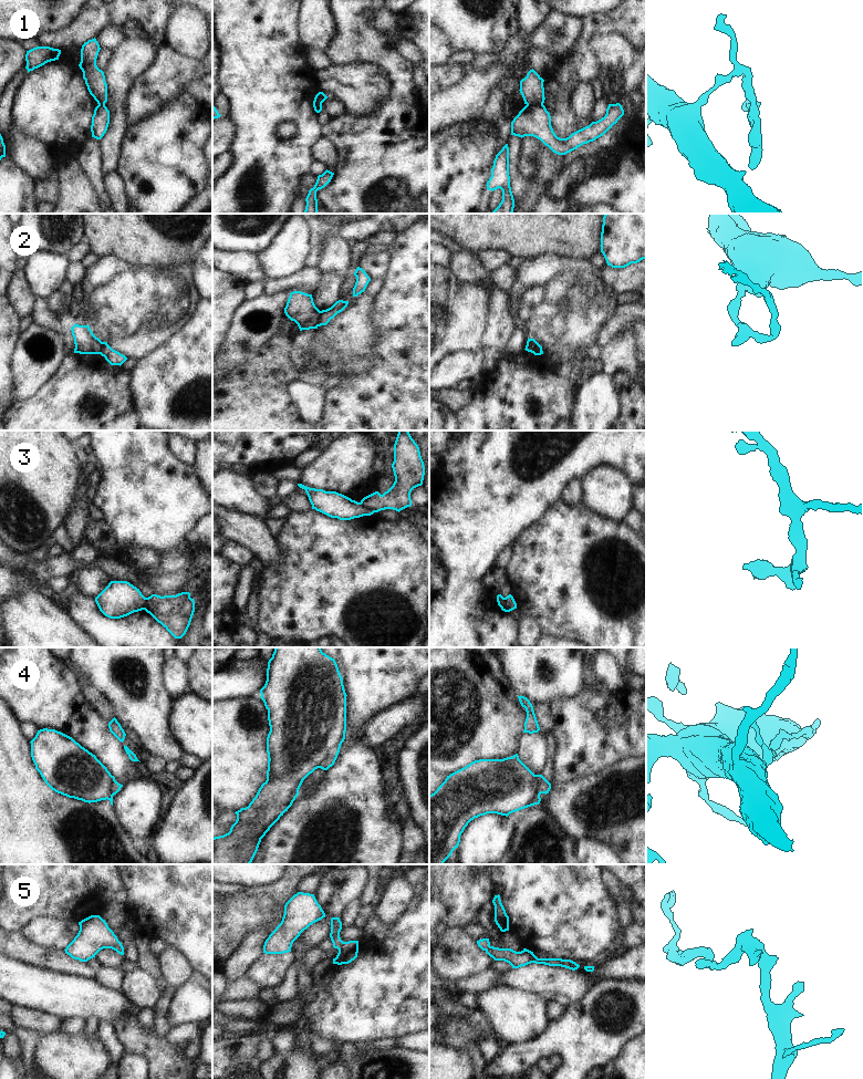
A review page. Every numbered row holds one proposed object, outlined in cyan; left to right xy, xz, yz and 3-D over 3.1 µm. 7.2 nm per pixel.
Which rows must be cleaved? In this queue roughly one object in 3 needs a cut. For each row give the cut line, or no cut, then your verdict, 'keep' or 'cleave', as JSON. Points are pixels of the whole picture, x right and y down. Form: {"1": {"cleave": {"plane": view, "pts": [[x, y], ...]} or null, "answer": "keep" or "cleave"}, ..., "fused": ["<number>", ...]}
{"1": {"cleave": {"plane": "yz", "pts": [[527, 104], [542, 105]]}, "answer": "cleave"}, "2": {"cleave": {"plane": "xz", "pts": [[320, 311], [318, 325]]}, "answer": "cleave"}, "3": {"cleave": {"plane": "xz", "pts": [[360, 502], [374, 511]]}, "answer": "cleave"}, "4": {"cleave": {"plane": "yz", "pts": [[543, 777], [537, 788], [537, 797], [531, 805]]}, "answer": "cleave"}, "5": {"cleave": null, "answer": "keep"}, "fused": ["1", "2", "3", "4"]}

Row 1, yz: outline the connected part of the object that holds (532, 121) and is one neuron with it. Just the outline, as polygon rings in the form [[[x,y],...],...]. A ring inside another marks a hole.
[[[620,103],[609,104],[604,117],[592,122],[566,138],[560,138],[551,126],[551,116],[544,105],[526,105],[511,122],[511,135],[524,137],[533,136],[540,139],[553,153],[565,155],[583,144],[603,136],[624,115]]]

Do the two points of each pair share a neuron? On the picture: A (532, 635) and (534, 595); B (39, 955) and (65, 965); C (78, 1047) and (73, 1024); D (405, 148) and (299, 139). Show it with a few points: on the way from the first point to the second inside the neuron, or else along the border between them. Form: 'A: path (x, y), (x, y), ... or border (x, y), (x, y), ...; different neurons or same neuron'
A: border (522, 615), (531, 619), (543, 635); different neurons
B: path (45, 958), (59, 962); same neuron
C: border (61, 1031), (83, 1034); different neurons
D: border (321, 125), (322, 135); different neurons

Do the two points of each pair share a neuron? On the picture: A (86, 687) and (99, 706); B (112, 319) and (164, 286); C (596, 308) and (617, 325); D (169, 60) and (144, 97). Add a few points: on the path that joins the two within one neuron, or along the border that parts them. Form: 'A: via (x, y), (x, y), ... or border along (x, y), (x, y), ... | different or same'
A: via (89, 692), (97, 702) | same
B: via (125, 312), (137, 312), (151, 299) | same
C: border along (619, 304), (612, 319), (602, 329), (598, 341) | different
D: via (169, 69), (169, 72), (153, 89) | same

